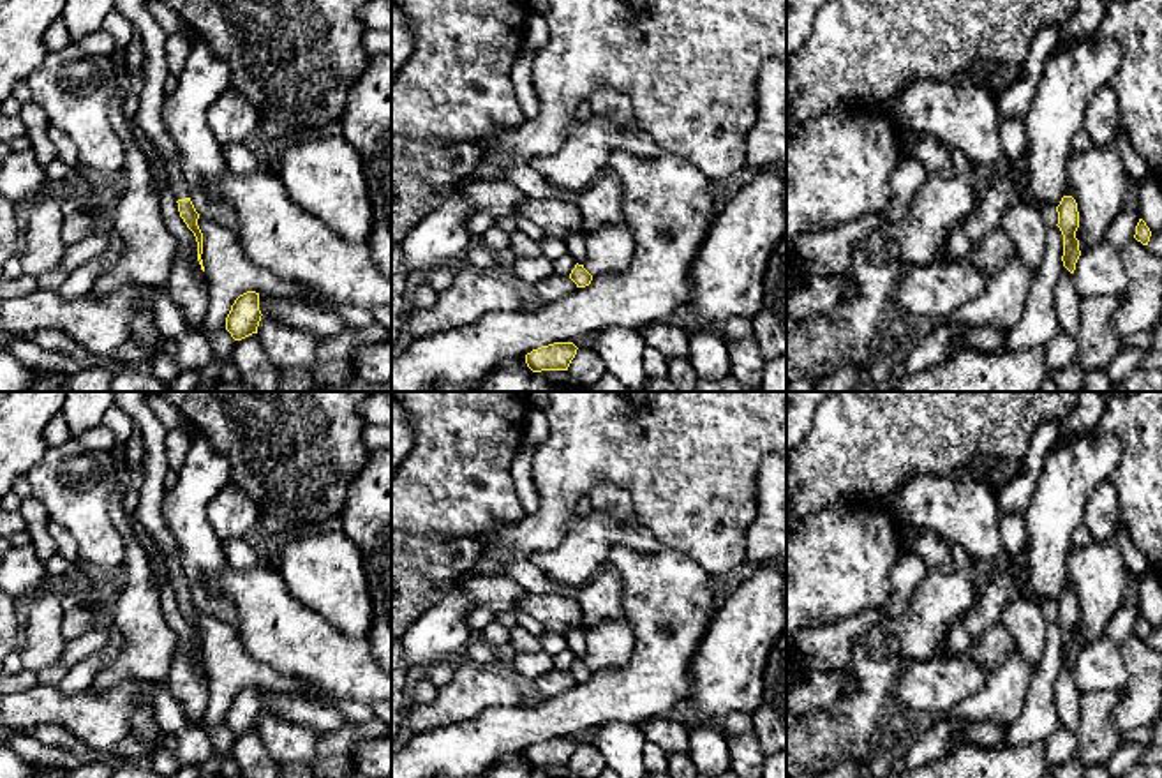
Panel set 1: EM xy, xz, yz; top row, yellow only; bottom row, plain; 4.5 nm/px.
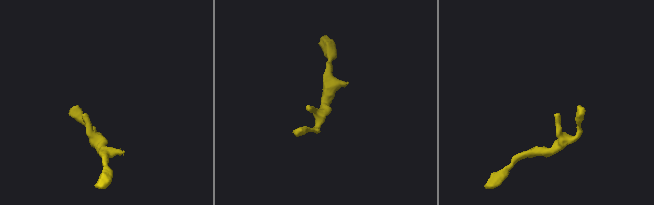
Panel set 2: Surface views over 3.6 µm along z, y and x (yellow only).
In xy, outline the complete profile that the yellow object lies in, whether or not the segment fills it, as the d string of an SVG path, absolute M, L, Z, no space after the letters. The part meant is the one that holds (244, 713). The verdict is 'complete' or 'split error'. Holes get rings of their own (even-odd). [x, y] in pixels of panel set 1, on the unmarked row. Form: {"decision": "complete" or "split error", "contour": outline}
{"decision": "complete", "contour": "M247 686L240 690L226 713L226 725L235 736L242 736L252 729L257 729L261 716L259 688Z"}

